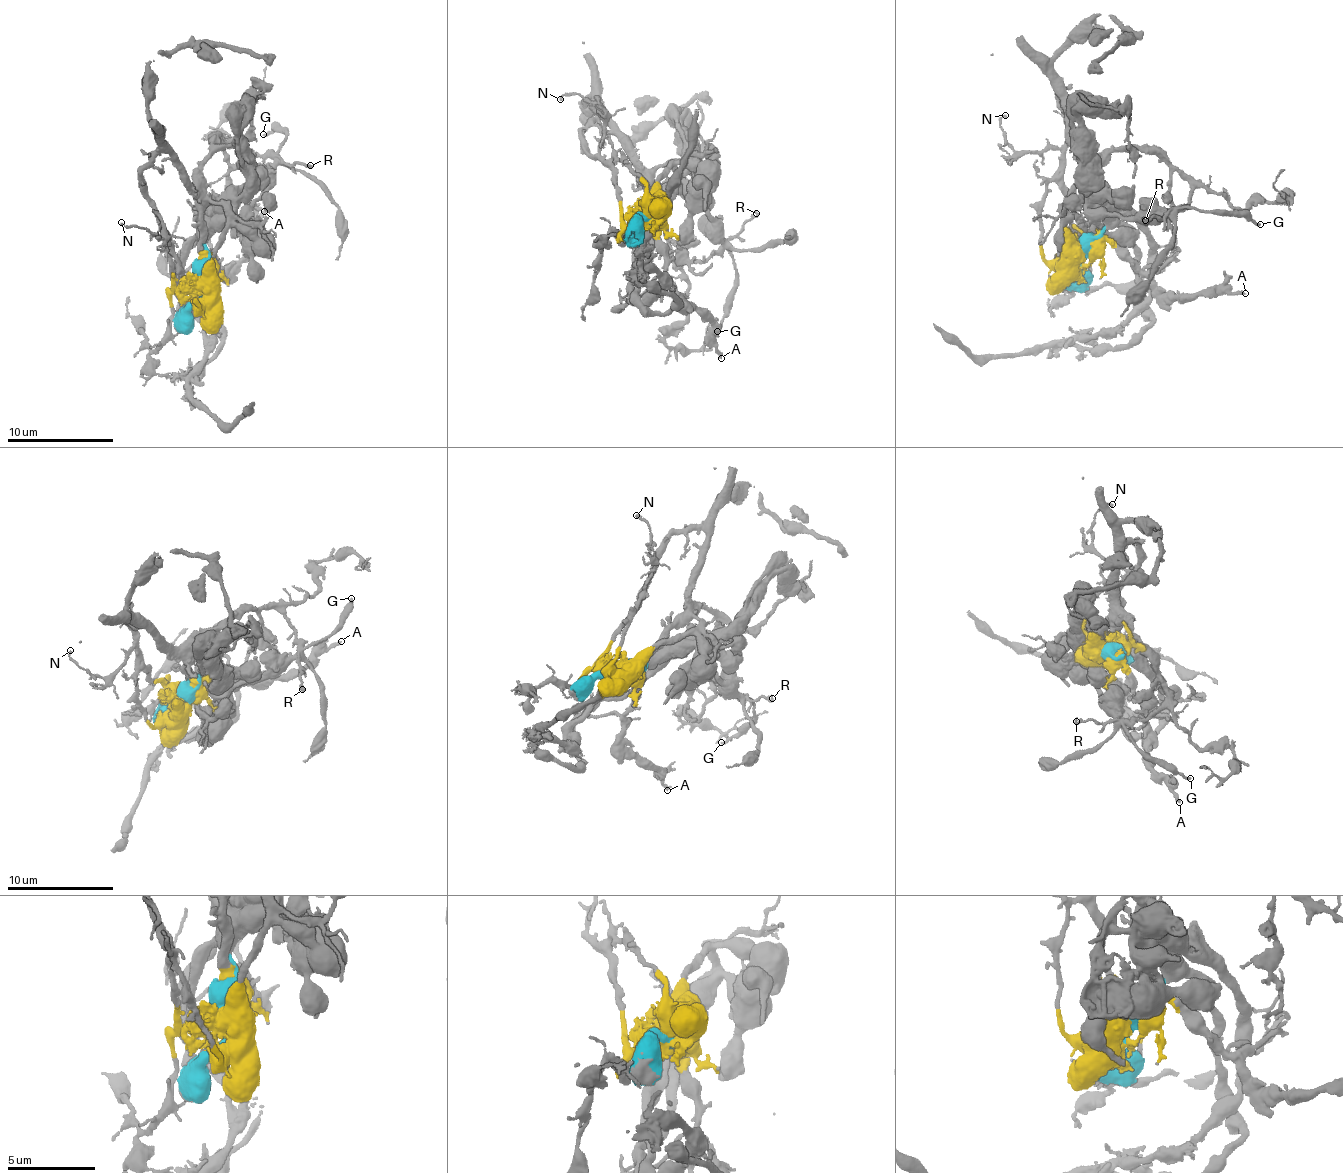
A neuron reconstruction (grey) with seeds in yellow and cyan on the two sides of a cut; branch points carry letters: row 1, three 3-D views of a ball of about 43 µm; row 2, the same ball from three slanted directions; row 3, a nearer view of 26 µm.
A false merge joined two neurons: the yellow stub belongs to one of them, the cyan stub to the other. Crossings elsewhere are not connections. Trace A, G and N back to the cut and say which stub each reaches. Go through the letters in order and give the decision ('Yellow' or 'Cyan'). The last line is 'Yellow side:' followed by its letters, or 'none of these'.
A: Yellow
G: Cyan
N: Yellow
Yellow side: A, N

